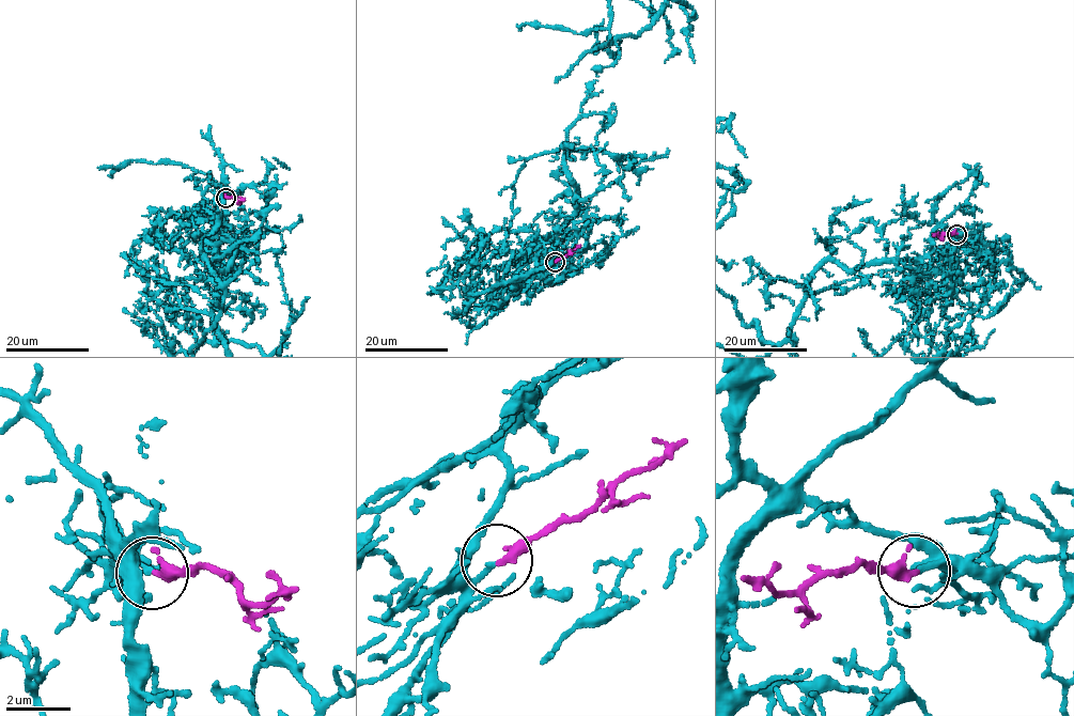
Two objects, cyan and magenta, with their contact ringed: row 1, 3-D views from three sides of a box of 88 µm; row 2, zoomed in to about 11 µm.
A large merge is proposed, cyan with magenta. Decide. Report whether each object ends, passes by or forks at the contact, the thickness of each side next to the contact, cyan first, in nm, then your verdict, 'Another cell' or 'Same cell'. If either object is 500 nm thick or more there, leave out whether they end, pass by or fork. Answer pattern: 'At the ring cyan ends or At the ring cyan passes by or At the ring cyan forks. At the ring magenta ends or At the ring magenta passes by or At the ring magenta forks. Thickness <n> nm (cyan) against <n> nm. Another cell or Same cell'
At the ring cyan ends. At the ring magenta ends. Thickness 180 nm (cyan) against 320 nm. Same cell

